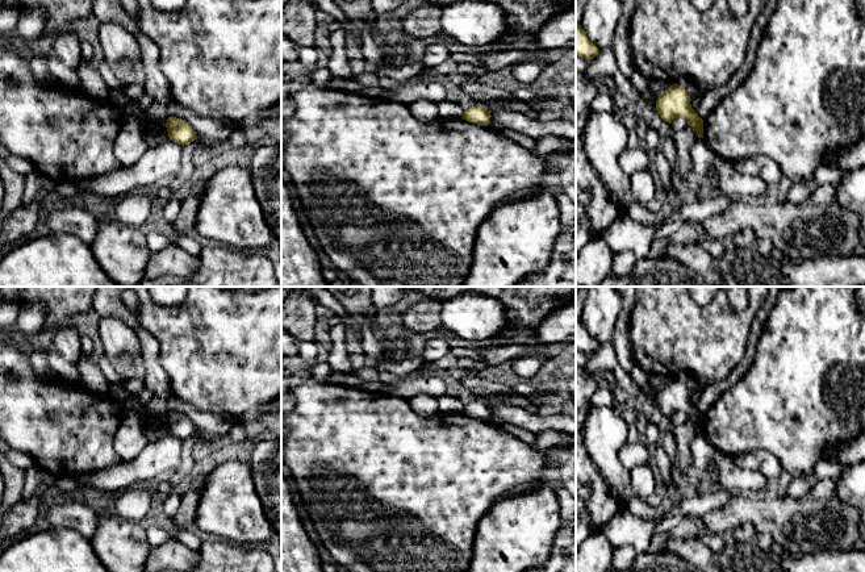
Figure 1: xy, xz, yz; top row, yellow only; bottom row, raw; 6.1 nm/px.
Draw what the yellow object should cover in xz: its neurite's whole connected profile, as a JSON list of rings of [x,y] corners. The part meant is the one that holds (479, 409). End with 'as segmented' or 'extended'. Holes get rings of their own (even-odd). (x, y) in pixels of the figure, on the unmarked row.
[[[476,398],[475,401],[464,405],[461,413],[472,418],[488,421],[490,418],[490,405],[481,398]]]; as segmented

